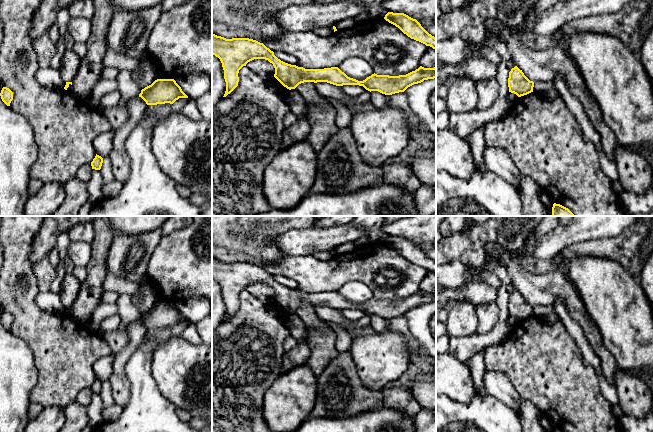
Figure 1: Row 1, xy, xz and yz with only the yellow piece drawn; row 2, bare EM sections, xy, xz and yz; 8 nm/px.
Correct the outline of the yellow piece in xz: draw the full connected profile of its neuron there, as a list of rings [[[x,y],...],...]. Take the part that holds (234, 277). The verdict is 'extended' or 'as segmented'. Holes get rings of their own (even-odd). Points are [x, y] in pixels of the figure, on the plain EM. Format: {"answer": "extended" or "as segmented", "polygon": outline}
{"answer": "as segmented", "polygon": [[[212,257],[212,278],[218,281],[224,294],[226,315],[223,321],[230,318],[239,306],[239,294],[254,283],[265,283],[275,292],[274,301],[287,313],[295,313],[304,306],[327,306],[336,310],[359,309],[368,315],[378,315],[385,319],[404,316],[408,311],[436,302],[436,290],[420,290],[406,299],[389,300],[372,298],[363,305],[348,301],[338,291],[324,293],[305,293],[285,287],[278,283],[274,276],[263,267],[249,262],[226,263]]]}

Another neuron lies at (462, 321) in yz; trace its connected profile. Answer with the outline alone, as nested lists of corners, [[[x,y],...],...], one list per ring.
[[[467,301],[452,303],[449,317],[446,321],[446,334],[450,337],[470,336],[477,333],[475,306]]]

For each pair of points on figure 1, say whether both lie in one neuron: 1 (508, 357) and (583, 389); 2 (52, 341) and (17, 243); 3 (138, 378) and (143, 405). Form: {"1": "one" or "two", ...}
{"1": "one", "2": "one", "3": "one"}

